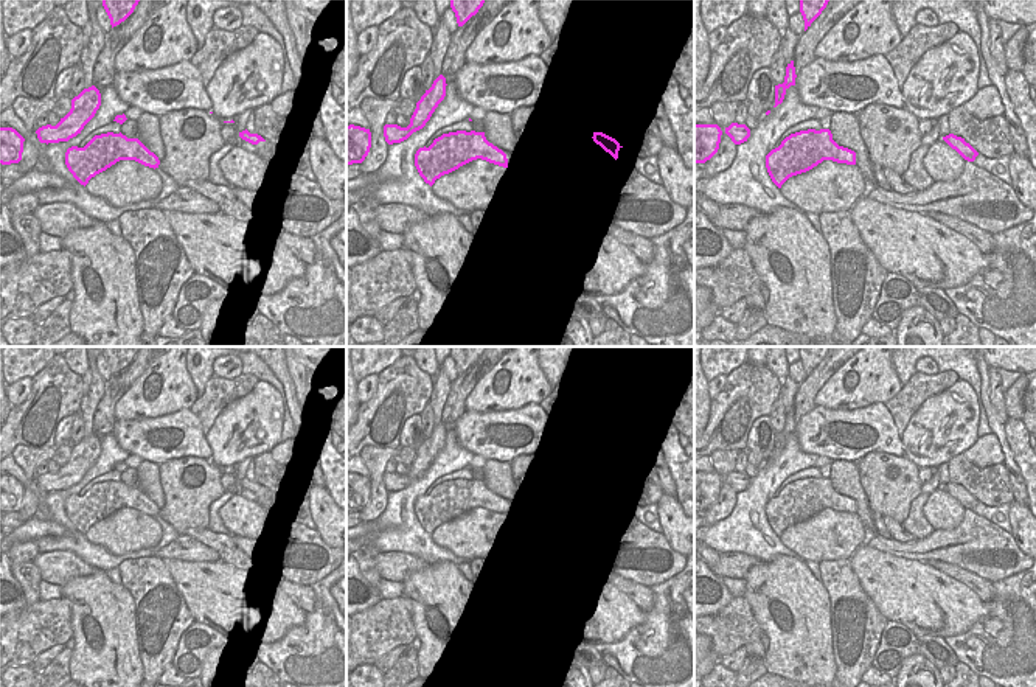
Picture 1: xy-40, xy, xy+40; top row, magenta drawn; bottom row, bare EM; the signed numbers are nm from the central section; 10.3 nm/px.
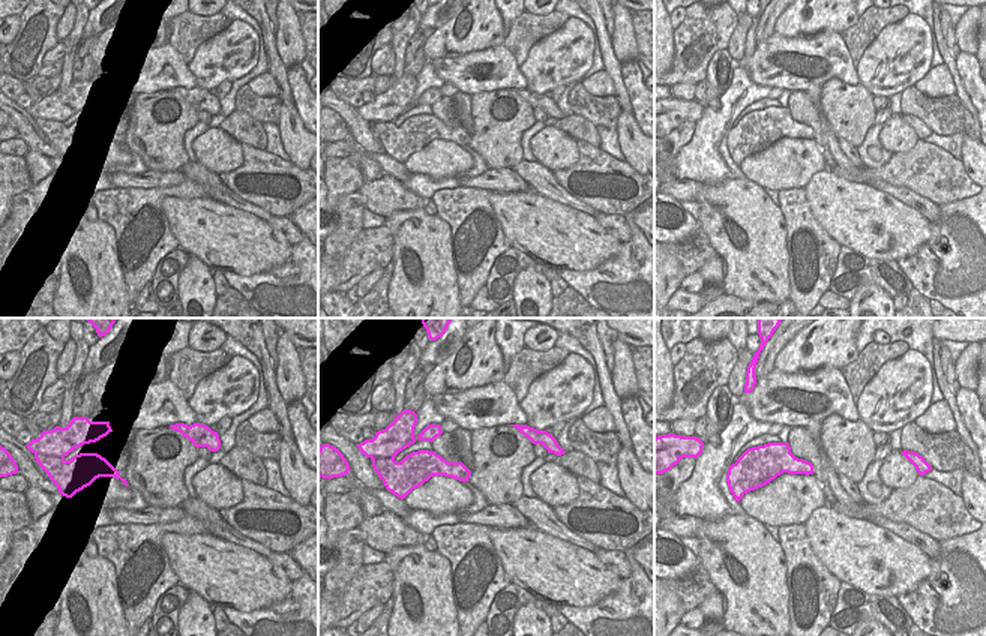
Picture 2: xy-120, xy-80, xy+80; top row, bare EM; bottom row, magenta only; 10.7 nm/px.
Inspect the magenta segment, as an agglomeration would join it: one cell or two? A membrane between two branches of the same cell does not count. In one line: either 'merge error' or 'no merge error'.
no merge error

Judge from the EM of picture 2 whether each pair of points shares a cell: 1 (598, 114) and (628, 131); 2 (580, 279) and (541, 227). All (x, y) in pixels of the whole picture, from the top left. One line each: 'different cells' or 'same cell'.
1: different cells
2: different cells

